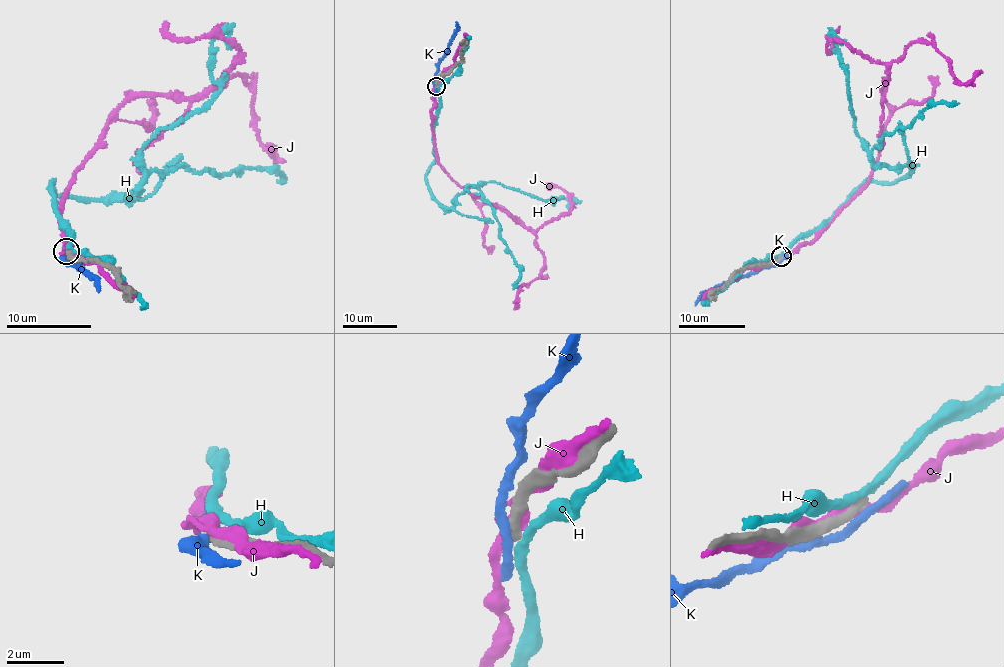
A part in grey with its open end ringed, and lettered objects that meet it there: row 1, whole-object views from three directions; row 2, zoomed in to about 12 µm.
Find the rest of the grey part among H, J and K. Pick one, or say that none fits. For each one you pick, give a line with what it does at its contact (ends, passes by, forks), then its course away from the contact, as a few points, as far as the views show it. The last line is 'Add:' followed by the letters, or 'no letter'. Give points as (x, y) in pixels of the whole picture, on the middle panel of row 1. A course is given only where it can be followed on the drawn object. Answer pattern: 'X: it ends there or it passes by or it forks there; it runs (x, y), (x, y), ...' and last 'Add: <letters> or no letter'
Add: no letter

